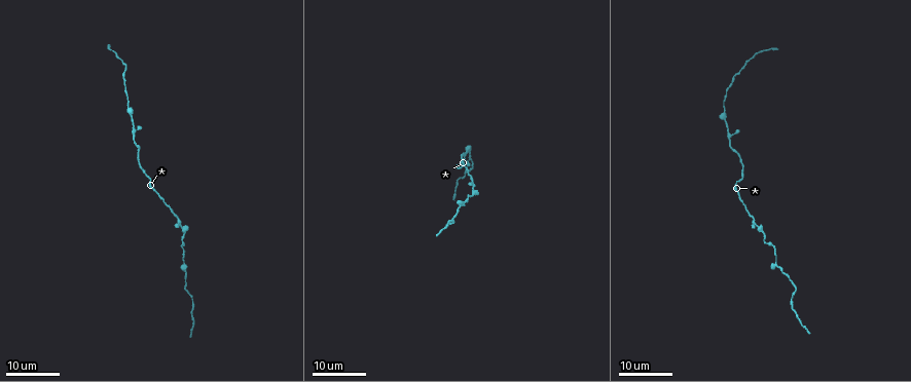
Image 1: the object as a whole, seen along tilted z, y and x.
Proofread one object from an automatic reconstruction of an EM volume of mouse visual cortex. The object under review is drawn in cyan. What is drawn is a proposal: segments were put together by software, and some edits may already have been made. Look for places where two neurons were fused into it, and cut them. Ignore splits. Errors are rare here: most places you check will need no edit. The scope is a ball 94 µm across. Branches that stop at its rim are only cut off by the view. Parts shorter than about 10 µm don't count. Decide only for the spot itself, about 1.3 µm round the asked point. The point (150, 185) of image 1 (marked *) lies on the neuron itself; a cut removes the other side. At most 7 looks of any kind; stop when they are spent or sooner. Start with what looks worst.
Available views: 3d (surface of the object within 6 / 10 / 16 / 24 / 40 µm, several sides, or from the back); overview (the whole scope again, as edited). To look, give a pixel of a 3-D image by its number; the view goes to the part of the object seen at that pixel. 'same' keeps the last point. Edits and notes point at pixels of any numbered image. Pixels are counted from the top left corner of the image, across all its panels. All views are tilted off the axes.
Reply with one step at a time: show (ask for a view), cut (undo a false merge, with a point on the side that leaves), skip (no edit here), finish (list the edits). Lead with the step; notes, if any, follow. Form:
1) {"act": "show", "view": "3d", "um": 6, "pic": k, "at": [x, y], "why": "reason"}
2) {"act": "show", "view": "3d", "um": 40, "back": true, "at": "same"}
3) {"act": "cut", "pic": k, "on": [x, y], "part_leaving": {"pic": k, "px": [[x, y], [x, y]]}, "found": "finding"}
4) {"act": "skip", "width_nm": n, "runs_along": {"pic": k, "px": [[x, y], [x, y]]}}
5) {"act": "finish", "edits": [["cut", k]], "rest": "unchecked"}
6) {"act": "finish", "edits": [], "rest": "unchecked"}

{"act": "show", "view": "3d", "um": 24, "pic": 1, "at": [135, 137], "why": "calibre changes"}

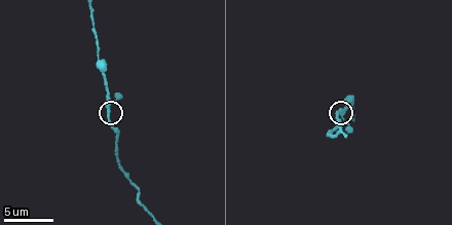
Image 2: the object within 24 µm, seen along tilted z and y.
{"act": "show", "view": "3d", "um": 6, "pic": 2, "at": [107, 115]}

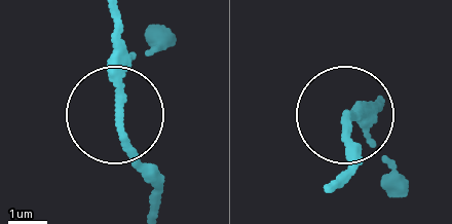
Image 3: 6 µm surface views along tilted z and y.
{"act": "skip", "width_nm": 190, "runs_along": {"pic": 3, "px": [[149, 210], [151, 179], [118, 117], [115, 19]]}, "found": "continuous, no second neuron"}

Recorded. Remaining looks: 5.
{"act": "show", "view": "3d", "um": 24, "pic": 1, "at": [180, 226], "why": "narrows sharply"}

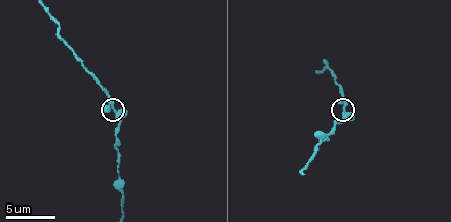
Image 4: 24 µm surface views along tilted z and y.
{"act": "show", "view": "3d", "um": 6, "pic": 4, "at": [343, 109]}

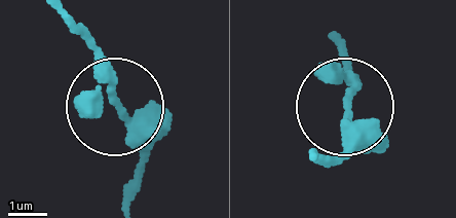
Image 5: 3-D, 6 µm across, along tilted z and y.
{"act": "skip", "found": "all the same neuron"}

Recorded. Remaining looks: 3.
{"act": "show", "view": "3d", "um": 10, "pic": 4, "at": [323, 139], "why": "sudden change in width"}

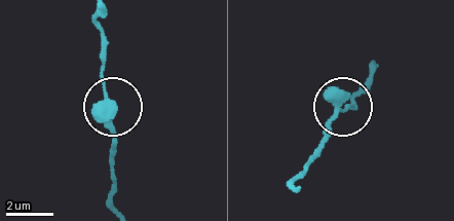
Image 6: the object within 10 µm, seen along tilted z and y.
{"act": "show", "view": "3d", "um": 6, "pic": 6, "at": [335, 105], "why": "zoom in"}

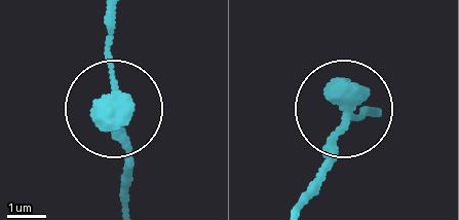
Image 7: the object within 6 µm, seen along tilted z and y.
{"act": "skip", "runs_along": {"pic": 7, "px": [[110, 20], [104, 49], [135, 178]]}, "found": "all the same neuron"}

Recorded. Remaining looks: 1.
{"act": "show", "view": "3d", "um": 10, "pic": 2, "at": [96, 55], "why": "sudden change in width"}

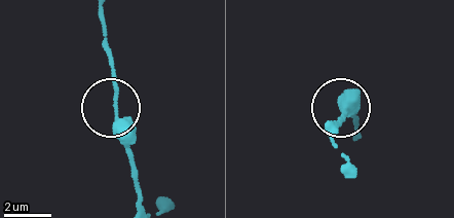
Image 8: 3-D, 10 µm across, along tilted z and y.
{"act": "skip", "width_nm": 200, "runs_along": {"pic": 8, "px": [[139, 205], [136, 162], [114, 109], [109, 47]]}, "found": "all the same neuron"}

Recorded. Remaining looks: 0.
{"act": "finish", "edits": [], "rest": "unchecked"}

